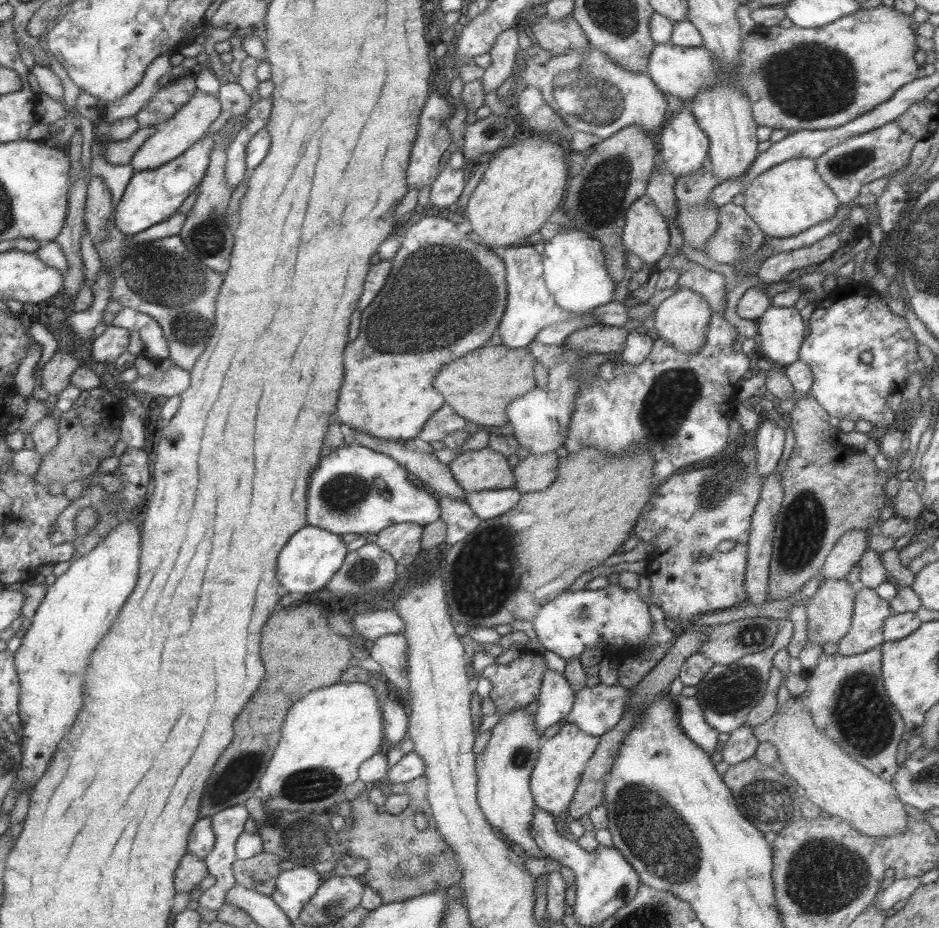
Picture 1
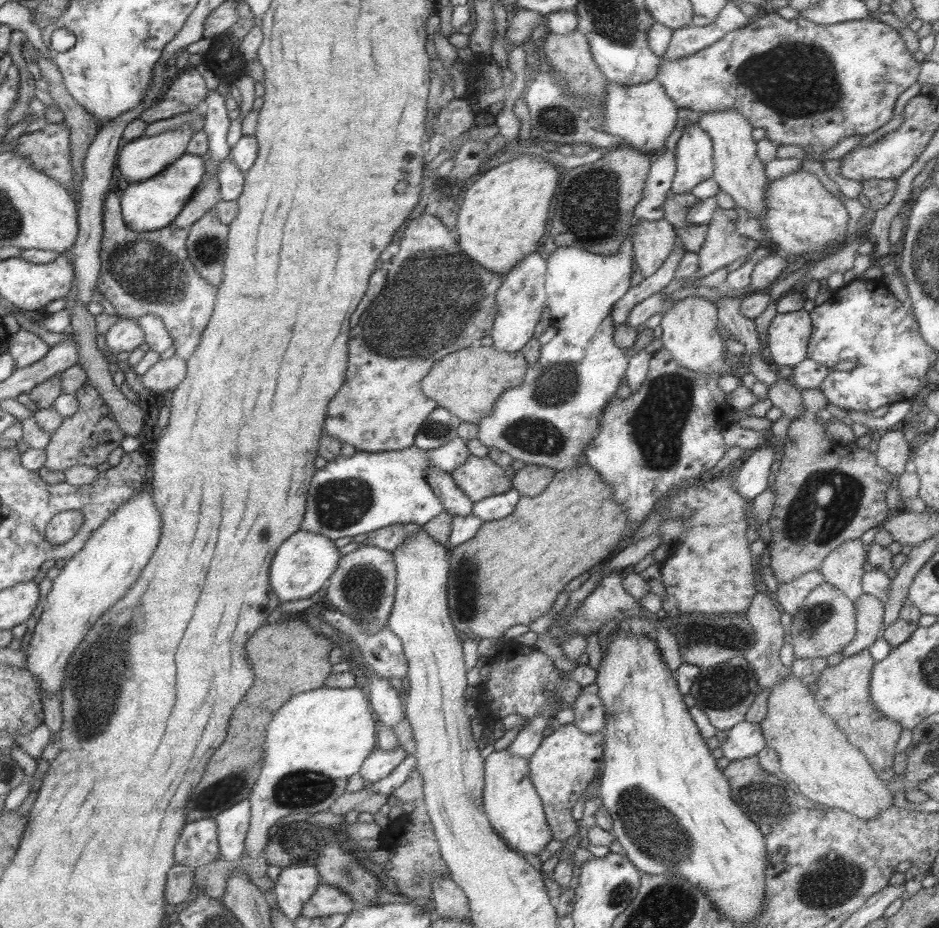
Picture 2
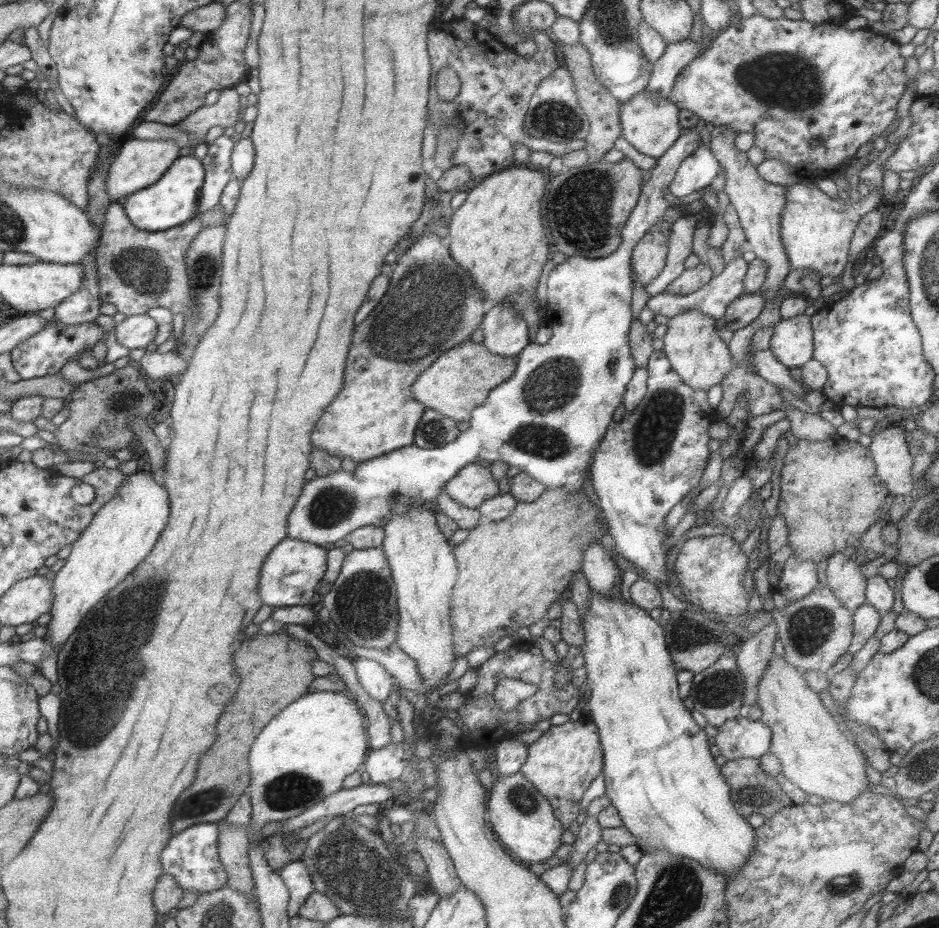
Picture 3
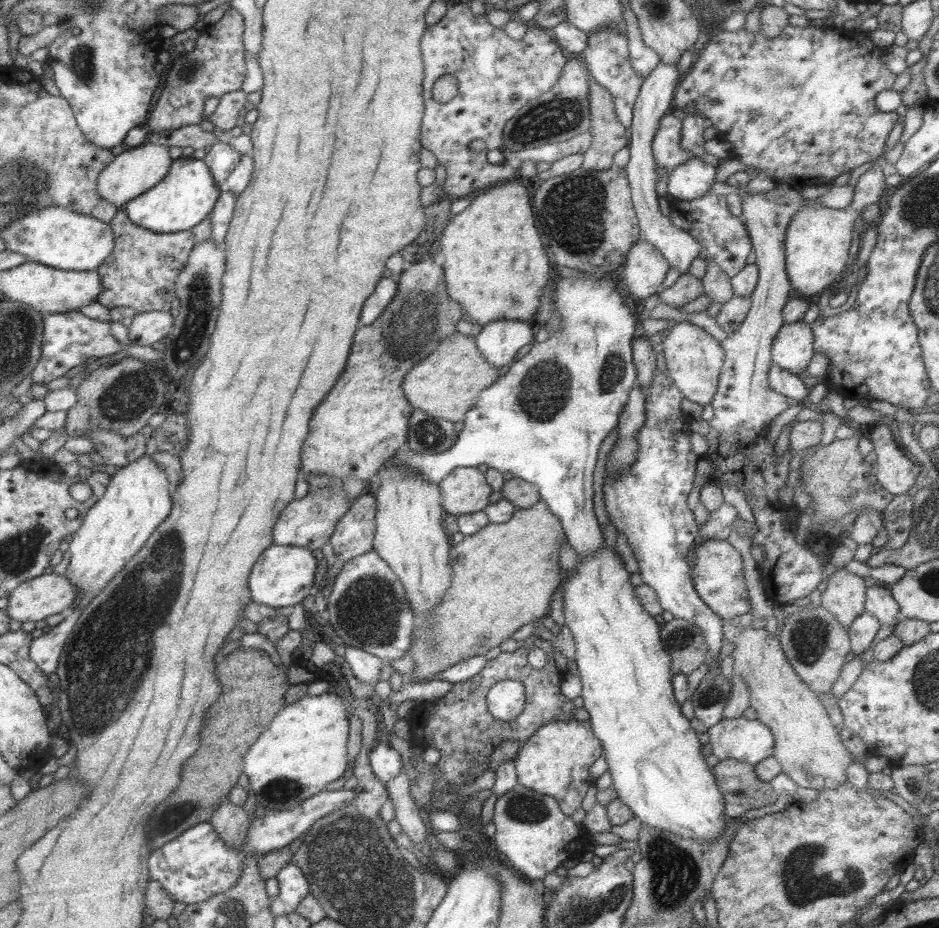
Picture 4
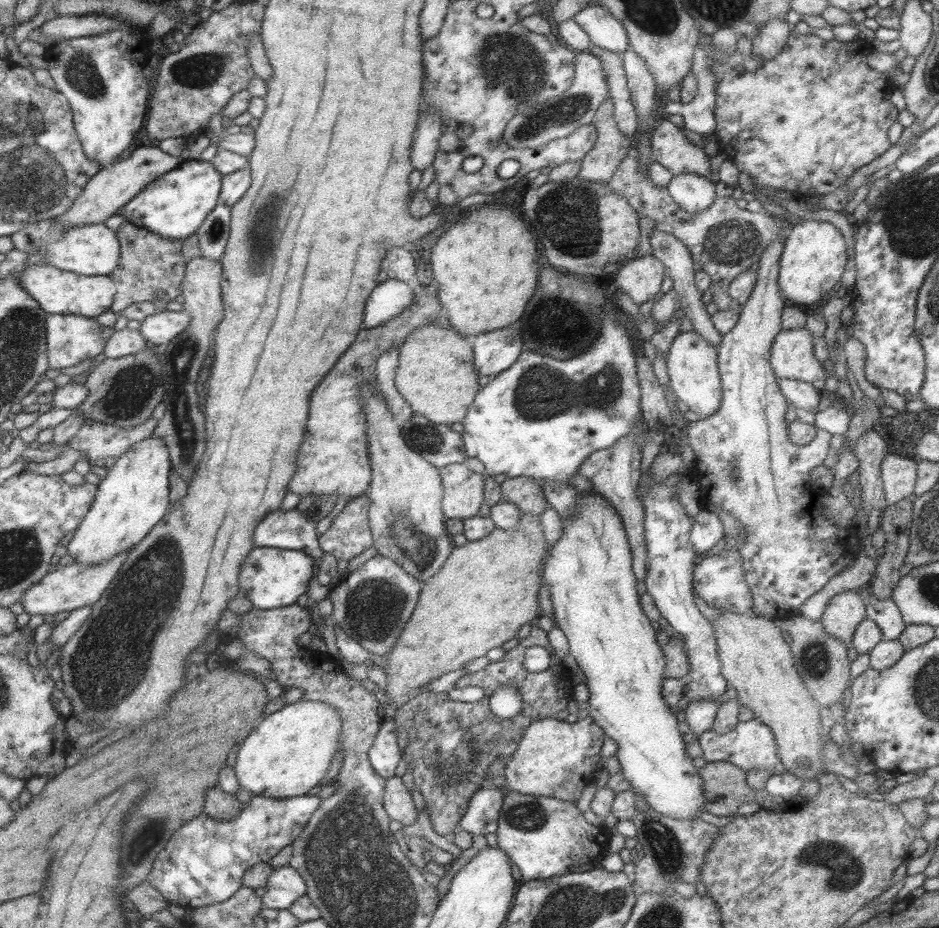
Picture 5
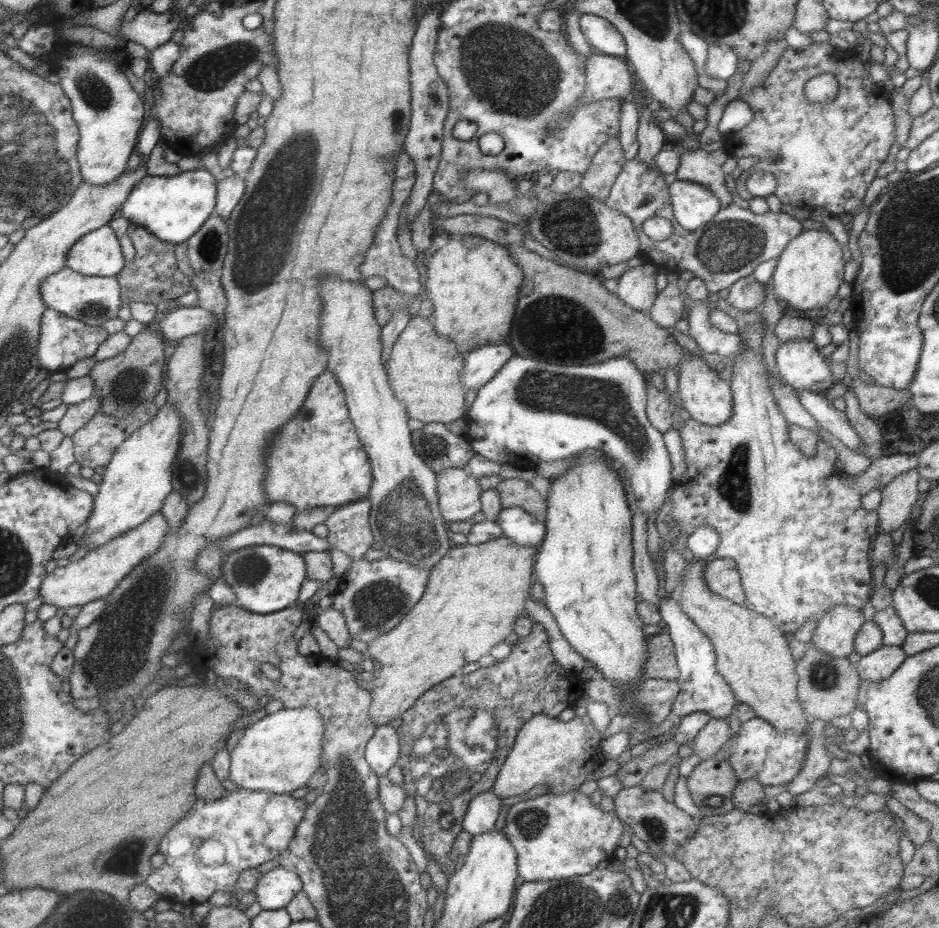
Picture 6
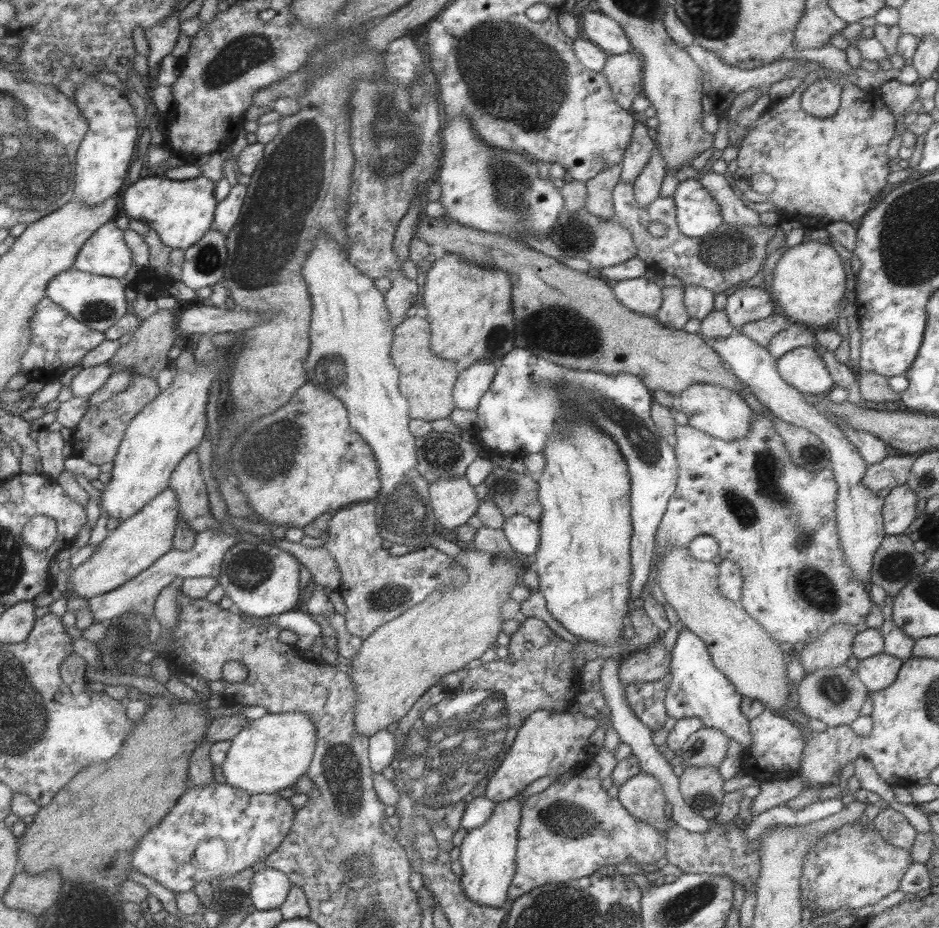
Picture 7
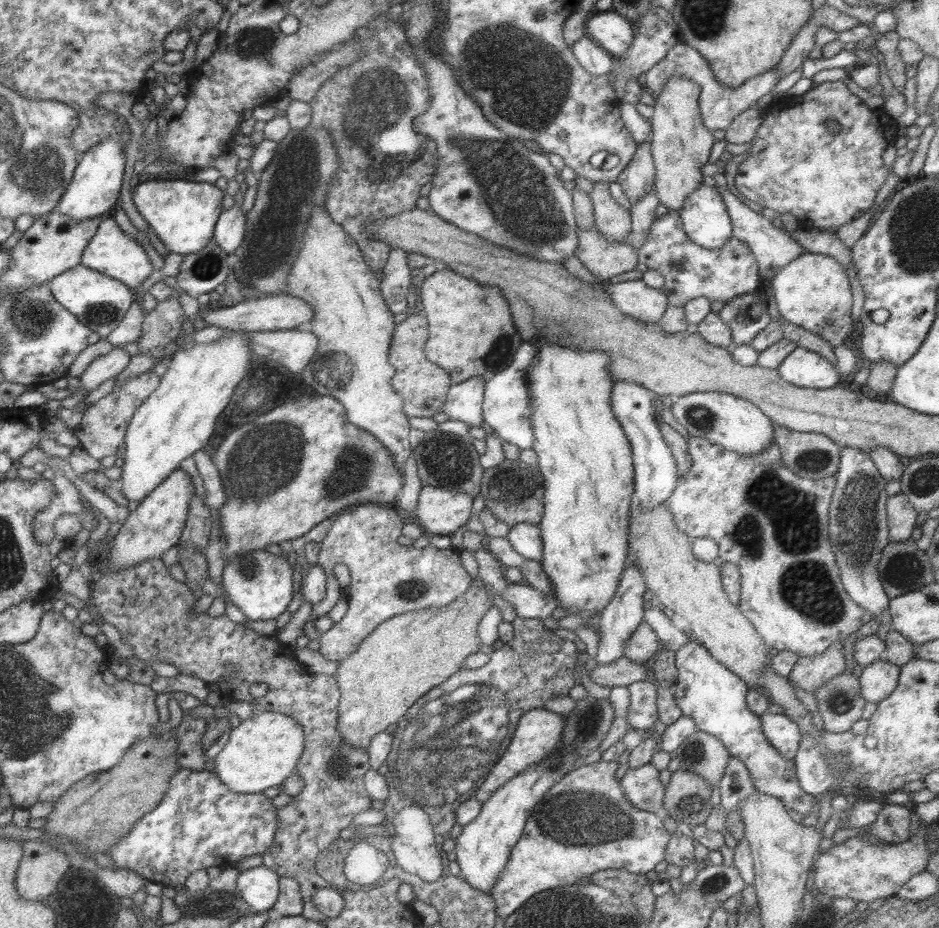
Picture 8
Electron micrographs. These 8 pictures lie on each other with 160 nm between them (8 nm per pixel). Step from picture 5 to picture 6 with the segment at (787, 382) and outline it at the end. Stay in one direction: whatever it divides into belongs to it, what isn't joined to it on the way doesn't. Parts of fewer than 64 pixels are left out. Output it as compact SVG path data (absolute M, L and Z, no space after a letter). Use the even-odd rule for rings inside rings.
M796 390L796 392L799 396L799 404L811 415L817 426L825 429L843 443L843 446L855 452L863 447L857 434L847 423L844 412L839 413L833 408L830 400L827 400L823 393L809 392L809 390Z

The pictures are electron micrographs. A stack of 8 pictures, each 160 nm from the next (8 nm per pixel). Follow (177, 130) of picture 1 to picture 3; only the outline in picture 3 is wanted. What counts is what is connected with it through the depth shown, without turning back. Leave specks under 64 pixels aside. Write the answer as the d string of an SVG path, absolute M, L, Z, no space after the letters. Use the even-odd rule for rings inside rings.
M139 139L120 140L116 155L109 165L106 174L105 190L110 202L122 202L129 194L152 185L163 174L171 163L179 156L180 146L172 140Z

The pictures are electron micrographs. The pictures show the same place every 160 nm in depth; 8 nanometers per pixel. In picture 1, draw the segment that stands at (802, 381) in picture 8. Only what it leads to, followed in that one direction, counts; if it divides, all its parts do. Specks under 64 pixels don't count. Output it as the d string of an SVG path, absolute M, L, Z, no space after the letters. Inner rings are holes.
M771 305L755 322L758 350L769 362L783 367L798 359L805 328L799 310Z

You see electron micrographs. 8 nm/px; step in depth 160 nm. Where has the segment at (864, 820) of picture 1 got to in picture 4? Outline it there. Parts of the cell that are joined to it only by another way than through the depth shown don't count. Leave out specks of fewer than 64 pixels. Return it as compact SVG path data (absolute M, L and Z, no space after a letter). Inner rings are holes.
M751 626L739 627L737 634L732 642L731 670L733 675L743 678L749 687L750 707L755 710L756 719L773 733L772 755L780 764L782 772L801 788L816 791L837 788L847 781L846 770L852 760L825 707L795 674L777 636L767 635L765 627Z

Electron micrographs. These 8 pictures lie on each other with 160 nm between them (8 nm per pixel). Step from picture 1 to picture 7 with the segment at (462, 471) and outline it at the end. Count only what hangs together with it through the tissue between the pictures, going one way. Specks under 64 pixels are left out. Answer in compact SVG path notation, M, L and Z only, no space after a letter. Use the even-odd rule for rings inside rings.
M464 476L435 479L428 486L429 512L434 514L440 530L450 530L463 526L473 514L476 514L480 501L475 497L473 487Z

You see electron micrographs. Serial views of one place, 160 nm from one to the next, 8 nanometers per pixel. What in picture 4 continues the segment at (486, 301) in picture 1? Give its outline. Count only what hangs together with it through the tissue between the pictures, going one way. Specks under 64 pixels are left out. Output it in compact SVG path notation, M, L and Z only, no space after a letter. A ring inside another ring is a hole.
M423 255L409 265L395 278L395 294L383 308L381 314L370 325L362 326L353 336L345 372L339 376L337 384L329 390L323 401L315 408L309 420L309 434L301 448L301 469L306 478L309 476L329 476L342 479L354 476L370 481L389 459L396 455L407 443L407 426L411 406L405 400L401 383L405 372L411 370L421 358L425 358L436 348L438 341L445 340L456 333L455 324L464 320L461 305L448 296L442 265L437 265L431 255Z

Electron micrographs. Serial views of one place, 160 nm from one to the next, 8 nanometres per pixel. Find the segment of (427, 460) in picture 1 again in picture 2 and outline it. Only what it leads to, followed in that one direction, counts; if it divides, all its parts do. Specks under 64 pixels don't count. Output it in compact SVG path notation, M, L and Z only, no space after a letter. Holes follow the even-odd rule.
M429 468L424 470L425 482L433 496L437 497L449 516L467 516L472 509L472 500L469 500L454 483L449 472Z

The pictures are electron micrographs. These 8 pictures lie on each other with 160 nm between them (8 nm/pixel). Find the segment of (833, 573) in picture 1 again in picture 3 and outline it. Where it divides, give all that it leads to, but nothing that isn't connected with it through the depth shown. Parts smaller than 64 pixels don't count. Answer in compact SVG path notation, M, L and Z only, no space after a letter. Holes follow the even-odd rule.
M837 551L828 556L825 564L826 585L833 591L833 594L842 602L842 605L851 612L866 602L864 590L866 578L861 573L861 563L854 561L853 556L845 555Z

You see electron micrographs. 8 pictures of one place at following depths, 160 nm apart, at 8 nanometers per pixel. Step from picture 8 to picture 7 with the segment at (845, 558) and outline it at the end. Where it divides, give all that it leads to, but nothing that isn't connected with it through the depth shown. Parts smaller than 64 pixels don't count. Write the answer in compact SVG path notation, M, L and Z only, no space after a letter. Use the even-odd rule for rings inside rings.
M733 332L724 339L706 340L712 349L720 356L721 360L729 366L730 371L749 389L755 399L777 419L785 421L791 425L802 427L815 435L823 447L829 452L829 466L838 486L836 494L836 523L837 536L841 544L844 557L854 572L854 577L862 582L866 588L870 585L869 571L873 553L878 550L879 544L885 538L883 531L883 519L881 516L884 499L877 497L875 492L871 492L864 487L861 478L867 470L867 464L861 459L857 449L850 441L843 437L834 424L831 424L817 408L805 402L805 397L793 387L789 386L777 372L775 359L769 354L766 347L759 346L744 334Z

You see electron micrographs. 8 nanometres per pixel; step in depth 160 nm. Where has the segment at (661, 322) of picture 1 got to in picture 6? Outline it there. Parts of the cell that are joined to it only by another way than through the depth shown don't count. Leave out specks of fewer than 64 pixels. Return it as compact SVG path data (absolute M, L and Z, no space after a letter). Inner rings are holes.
M685 353L676 366L677 393L681 398L681 407L689 414L690 419L709 426L719 426L731 418L733 396L729 383L705 365L701 357Z

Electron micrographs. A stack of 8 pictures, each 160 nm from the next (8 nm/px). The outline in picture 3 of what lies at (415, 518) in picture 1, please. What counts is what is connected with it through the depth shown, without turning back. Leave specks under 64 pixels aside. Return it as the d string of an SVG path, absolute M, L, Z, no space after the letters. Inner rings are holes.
M694 129L679 135L679 138L675 139L675 142L659 157L656 158L656 163L651 170L648 170L648 177L644 180L644 185L640 188L639 198L637 204L631 209L625 224L623 225L620 236L622 237L619 246L611 254L599 258L587 258L581 256L575 256L575 258L565 258L563 262L556 264L555 267L549 272L546 280L546 296L545 305L543 310L545 311L545 323L547 323L552 329L551 337L539 346L527 345L522 348L520 355L516 355L516 367L512 371L512 375L501 384L494 386L491 391L487 394L485 401L481 403L481 406L477 406L471 411L469 418L469 429L460 434L451 443L439 445L437 448L419 448L415 445L404 446L396 448L388 454L373 458L367 462L359 462L355 466L353 472L345 472L343 468L335 470L331 474L326 476L319 476L319 478L310 479L303 485L301 494L298 496L297 502L290 510L288 514L288 522L286 525L287 537L309 542L311 544L317 544L317 546L327 543L335 543L338 540L345 539L347 534L350 534L353 530L357 530L361 526L377 526L383 527L386 522L390 521L390 518L394 515L391 511L391 502L403 502L407 508L424 508L425 510L436 511L435 498L440 490L444 488L446 482L455 477L460 469L463 469L466 465L471 463L479 463L482 460L488 463L503 462L508 467L516 467L519 472L527 474L527 476L534 478L535 481L540 482L546 487L561 487L569 490L572 496L576 493L577 489L581 489L581 483L583 478L586 477L585 472L590 472L590 463L592 462L593 452L596 446L600 444L603 439L604 433L606 432L607 426L612 422L612 416L616 407L622 402L623 395L626 390L627 383L632 377L633 371L636 369L634 360L630 353L630 346L628 345L627 333L629 325L631 324L631 311L630 311L630 300L631 300L631 288L633 281L633 274L631 268L631 253L632 248L636 245L636 242L651 228L656 222L662 218L663 213L669 208L670 204L665 202L665 188L668 188L668 184L672 181L675 171L679 166L679 163L689 154L691 154L700 142L701 137L699 133Z

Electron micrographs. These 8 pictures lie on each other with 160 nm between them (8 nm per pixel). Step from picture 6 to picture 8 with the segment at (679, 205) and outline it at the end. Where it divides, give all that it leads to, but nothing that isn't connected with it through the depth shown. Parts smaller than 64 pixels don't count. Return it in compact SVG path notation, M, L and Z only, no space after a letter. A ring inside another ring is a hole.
M699 183L693 193L685 198L685 202L678 210L681 226L687 238L706 249L718 249L732 236L732 226L727 214L727 209L721 196L714 187Z

